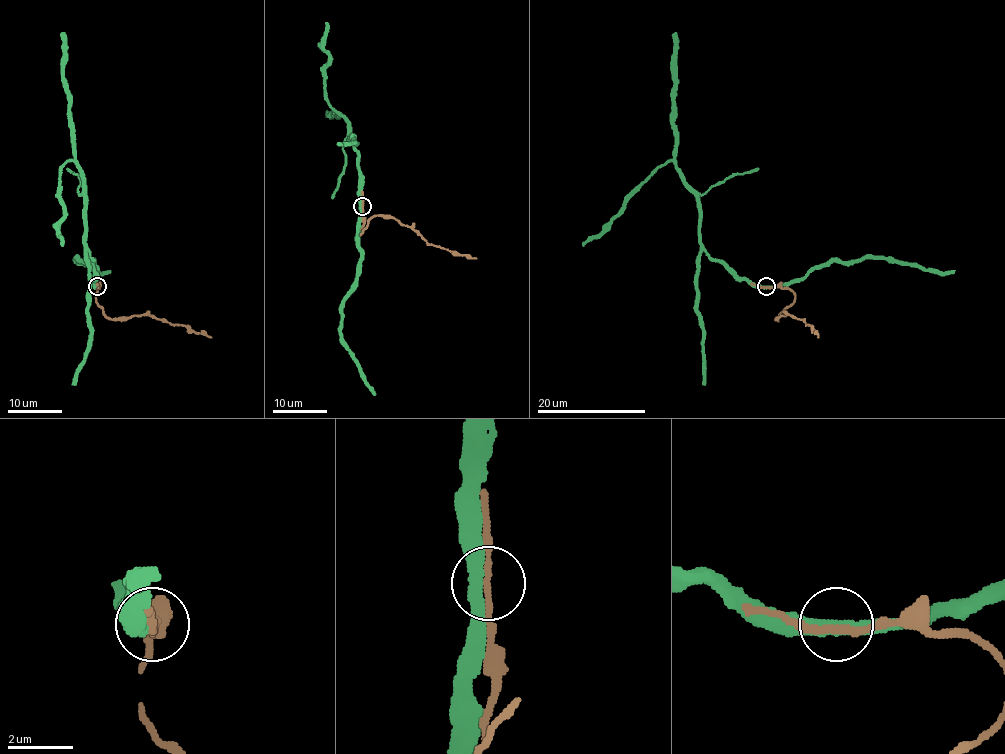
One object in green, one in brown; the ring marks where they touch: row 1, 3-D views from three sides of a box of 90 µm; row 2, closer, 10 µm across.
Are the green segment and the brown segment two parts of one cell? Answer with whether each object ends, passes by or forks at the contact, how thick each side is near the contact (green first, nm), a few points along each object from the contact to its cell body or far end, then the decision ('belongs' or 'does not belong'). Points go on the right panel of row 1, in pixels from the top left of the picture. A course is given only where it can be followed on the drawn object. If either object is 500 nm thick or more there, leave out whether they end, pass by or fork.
green passes by; brown passes by; 420 nm thick on the green side, 200 nm on the other; green runs (766, 286), (738, 279), (710, 256), (700, 241), (700, 201), (672, 160), (658, 168), (624, 209), (582, 245); brown runs (766, 286), (788, 287), (794, 293), (795, 300), (776, 319), (785, 315), (802, 319), (818, 338); belongs

